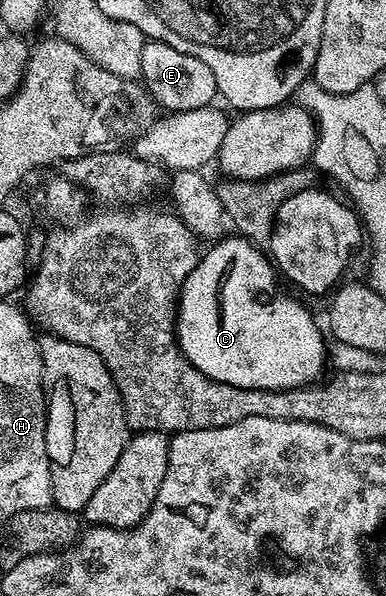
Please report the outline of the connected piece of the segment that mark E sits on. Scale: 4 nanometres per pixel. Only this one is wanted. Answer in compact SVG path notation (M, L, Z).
M144 40L141 47L142 84L160 110L180 113L193 111L197 107L205 107L216 100L219 88L215 82L213 71L201 63L193 55L185 55L185 51L177 51L177 47L169 47L160 41Z

